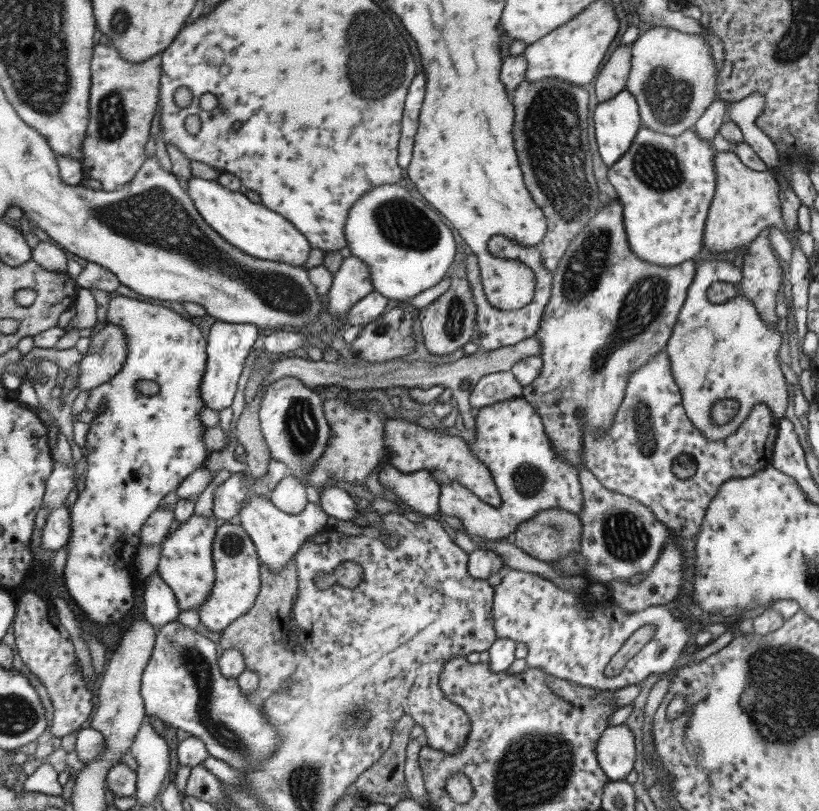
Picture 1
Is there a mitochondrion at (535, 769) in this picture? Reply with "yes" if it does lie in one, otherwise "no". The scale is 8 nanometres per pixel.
yes

